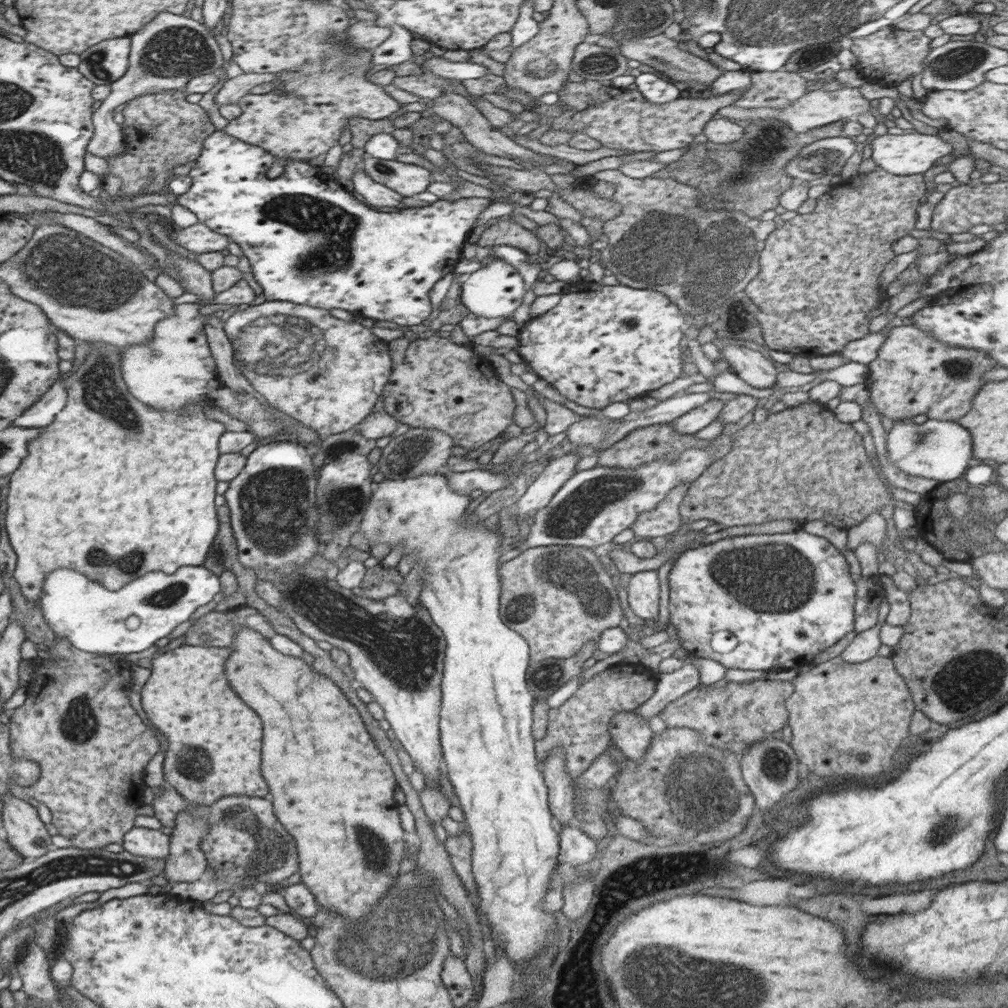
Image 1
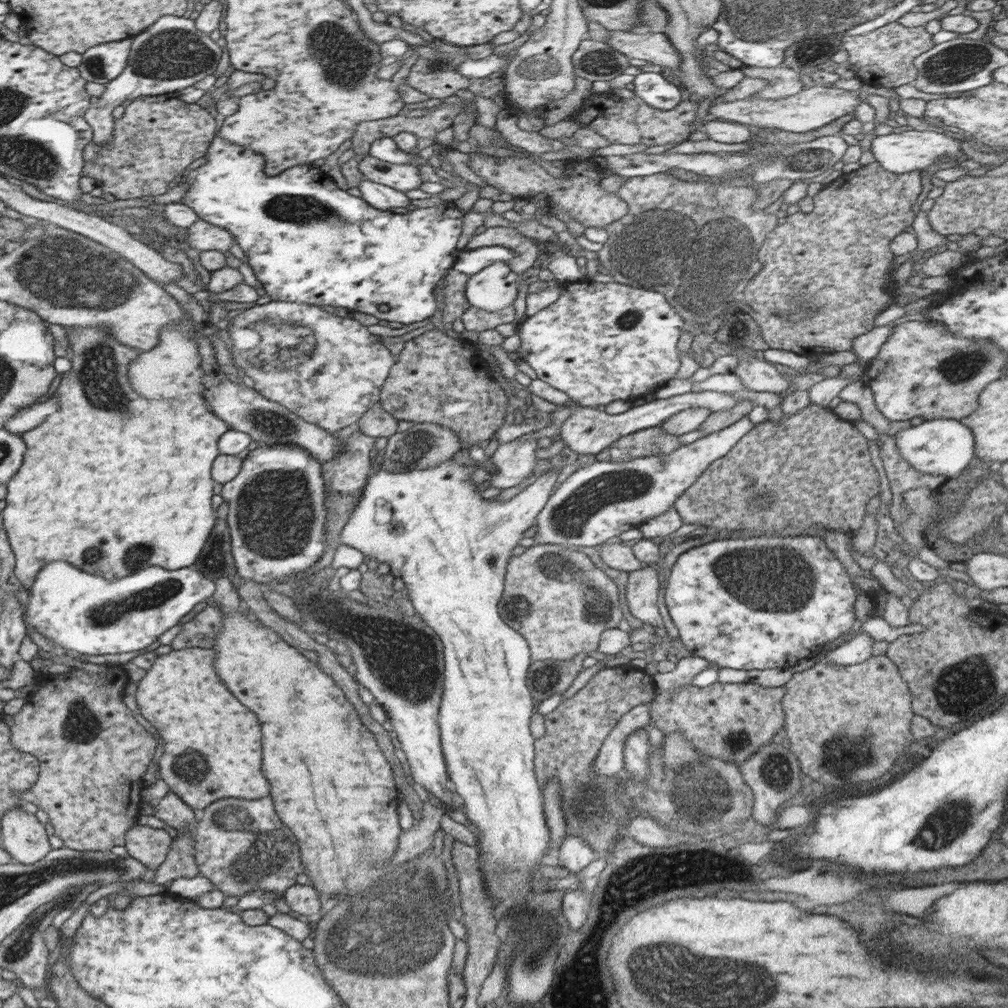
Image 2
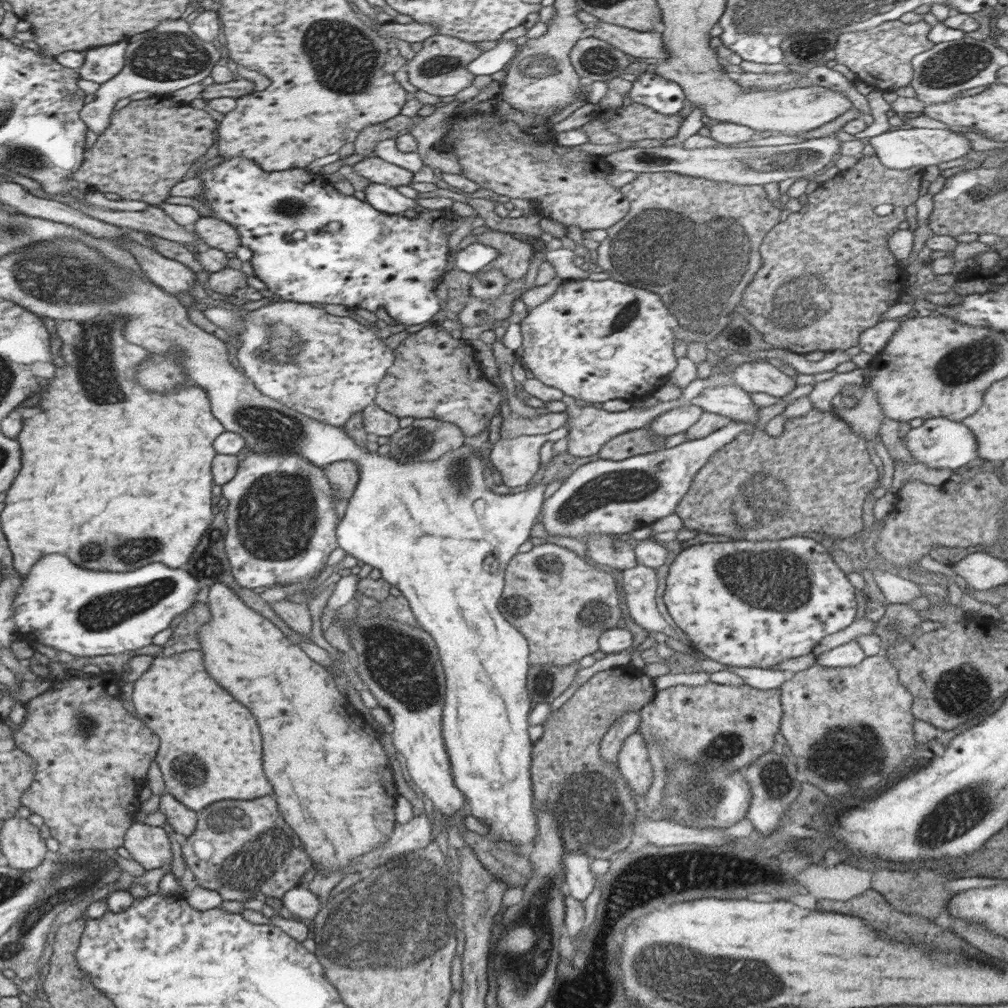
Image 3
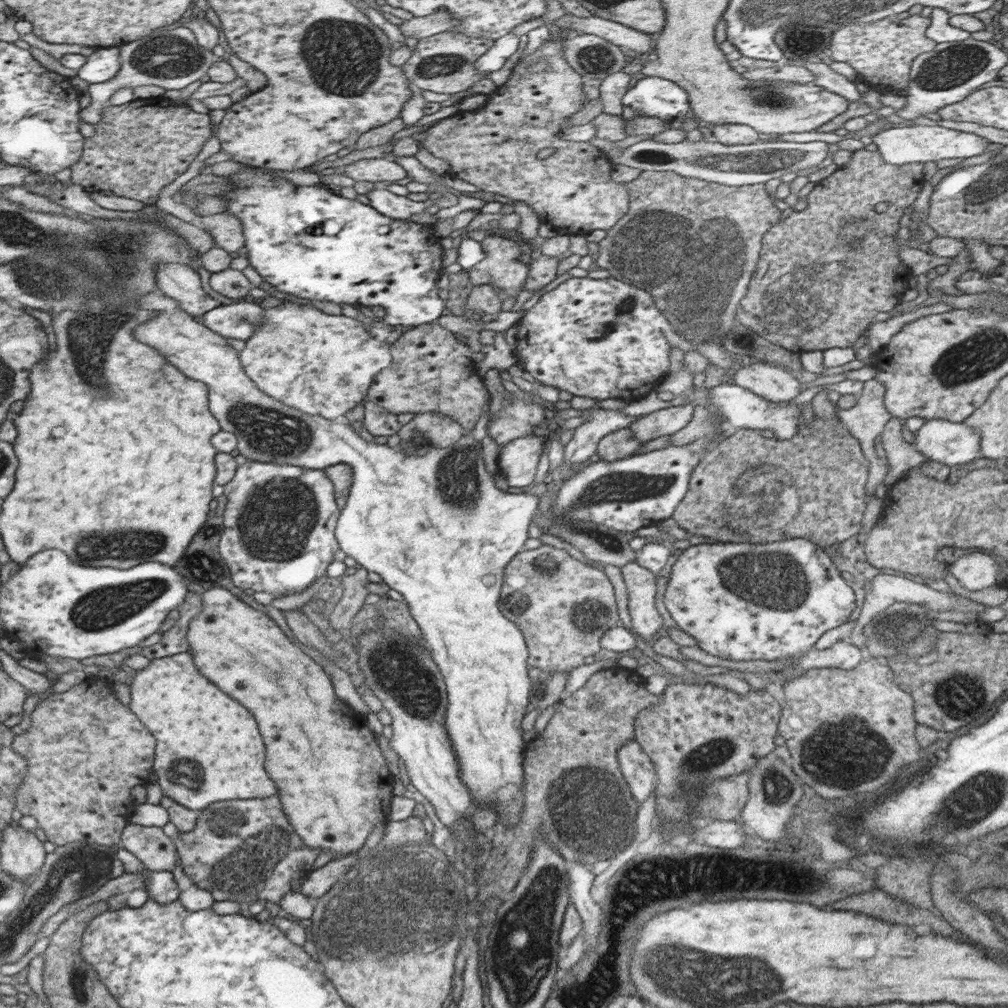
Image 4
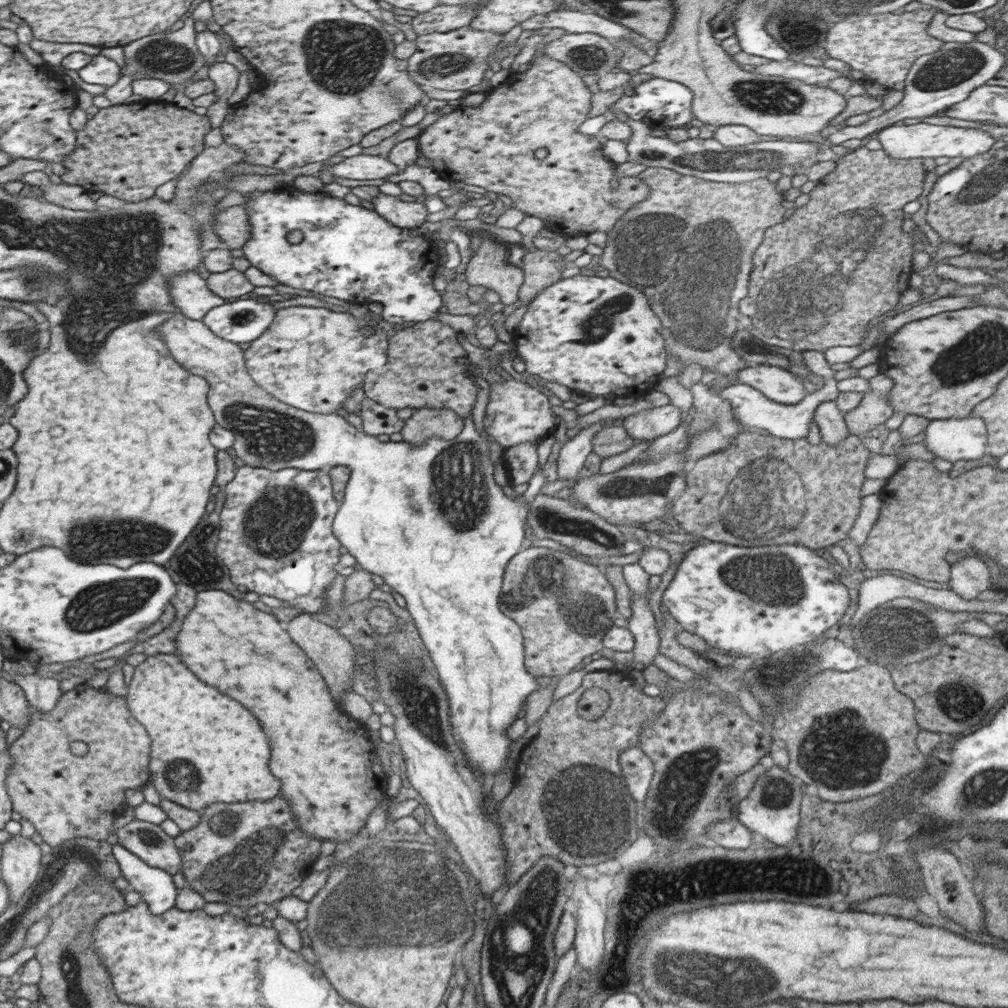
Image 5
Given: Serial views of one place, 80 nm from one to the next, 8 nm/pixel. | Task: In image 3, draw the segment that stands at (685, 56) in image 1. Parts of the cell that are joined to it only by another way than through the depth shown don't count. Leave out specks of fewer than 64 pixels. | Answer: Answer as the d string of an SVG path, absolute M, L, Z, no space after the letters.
M601 21L594 29L588 29L585 24L584 26L588 33L607 40L614 48L627 55L641 59L656 58L658 61L667 59L663 38L658 31L638 32Z

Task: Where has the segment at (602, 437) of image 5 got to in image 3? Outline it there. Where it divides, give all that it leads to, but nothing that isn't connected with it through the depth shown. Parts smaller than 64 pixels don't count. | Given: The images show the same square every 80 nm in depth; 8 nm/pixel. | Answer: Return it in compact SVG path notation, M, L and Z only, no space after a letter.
M646 427L629 430L611 438L598 453L599 459L620 461L631 456L662 450L666 437L651 433Z

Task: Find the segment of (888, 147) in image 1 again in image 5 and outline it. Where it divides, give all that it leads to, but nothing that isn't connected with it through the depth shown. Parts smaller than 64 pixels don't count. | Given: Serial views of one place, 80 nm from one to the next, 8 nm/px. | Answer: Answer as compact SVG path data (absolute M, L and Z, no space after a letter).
M912 124L912 126L890 126L880 130L876 136L882 149L892 159L926 159L926 158L956 158L970 159L976 157L994 146L996 139L982 130L974 128L955 128L954 126L933 126L932 124Z

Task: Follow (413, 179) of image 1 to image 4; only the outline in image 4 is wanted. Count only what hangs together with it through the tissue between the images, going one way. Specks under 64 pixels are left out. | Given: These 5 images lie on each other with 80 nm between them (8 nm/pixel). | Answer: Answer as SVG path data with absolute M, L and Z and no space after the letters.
M378 158L376 160L360 160L349 166L338 169L338 172L350 177L354 182L366 181L368 184L382 181L398 182L406 178L406 171L402 166L390 161L388 158Z

